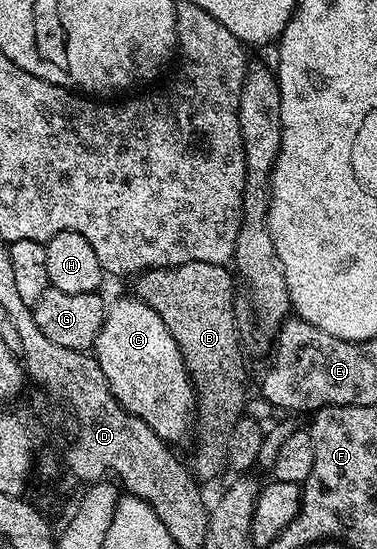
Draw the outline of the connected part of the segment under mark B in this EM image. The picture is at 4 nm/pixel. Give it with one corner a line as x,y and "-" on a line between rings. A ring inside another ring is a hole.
189,261
185,265
176,267
154,267
151,271
142,272
134,283
134,294
146,301
161,317
161,321
165,321
165,329
173,333
173,341
177,341
177,349
181,349
181,357
187,366
187,375
191,378
191,386
195,388
197,414
193,419
193,439
195,435
193,474
199,481
215,479
222,471
228,470
227,436
231,434
233,425
237,425
237,421
244,418
243,402
247,399
247,387
243,384
247,379
247,371
243,368
244,352
241,350
239,330
235,324
236,280
224,264

